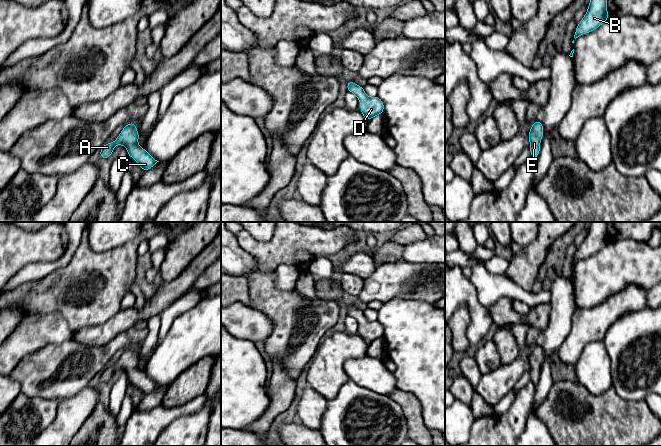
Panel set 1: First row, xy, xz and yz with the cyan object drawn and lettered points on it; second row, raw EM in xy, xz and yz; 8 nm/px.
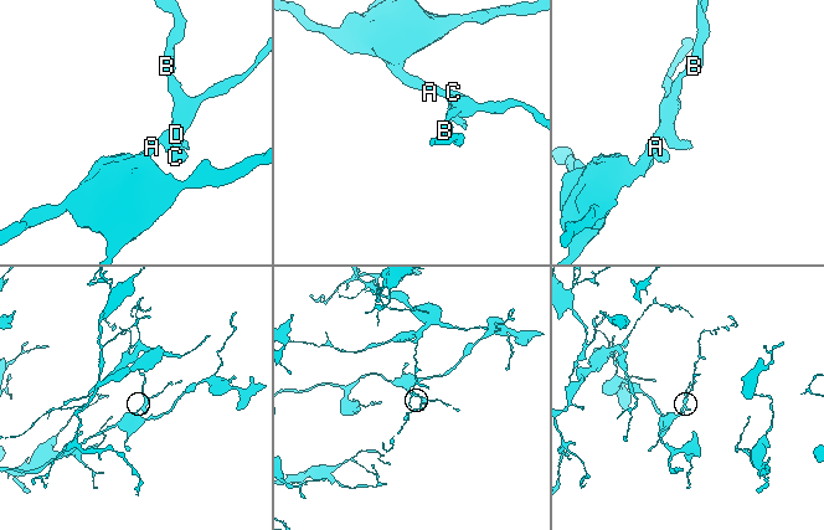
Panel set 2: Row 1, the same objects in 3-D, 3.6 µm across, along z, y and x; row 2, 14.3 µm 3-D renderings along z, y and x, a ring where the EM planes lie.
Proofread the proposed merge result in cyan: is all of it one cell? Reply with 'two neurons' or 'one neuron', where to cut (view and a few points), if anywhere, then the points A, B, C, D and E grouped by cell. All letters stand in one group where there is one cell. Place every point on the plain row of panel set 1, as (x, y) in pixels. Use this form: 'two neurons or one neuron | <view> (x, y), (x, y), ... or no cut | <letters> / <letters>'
one neuron | no cut | A B C D E

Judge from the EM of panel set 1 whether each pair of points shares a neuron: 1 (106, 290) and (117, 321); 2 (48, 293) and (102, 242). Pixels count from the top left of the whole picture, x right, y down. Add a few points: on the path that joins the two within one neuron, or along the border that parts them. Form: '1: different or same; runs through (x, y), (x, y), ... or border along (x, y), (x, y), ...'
1: different; border along (121, 309), (95, 326)
2: different; border along (85, 232), (88, 246), (94, 251), (116, 247)

